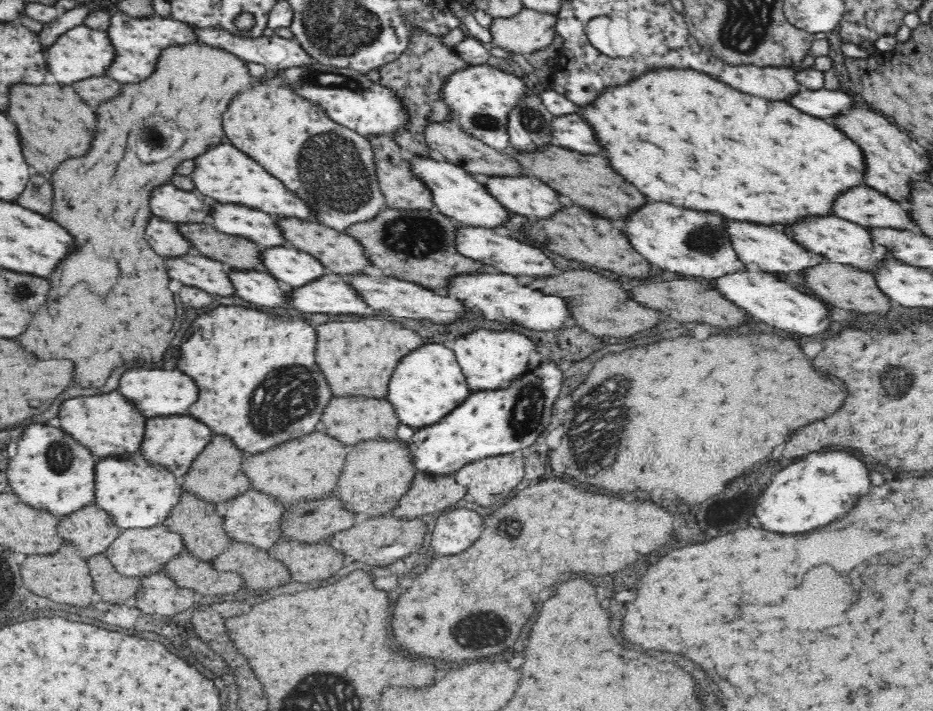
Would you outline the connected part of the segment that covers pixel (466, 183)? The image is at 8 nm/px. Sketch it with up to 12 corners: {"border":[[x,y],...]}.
{"border":[[410,156],[434,205],[464,228],[512,220],[465,168]]}

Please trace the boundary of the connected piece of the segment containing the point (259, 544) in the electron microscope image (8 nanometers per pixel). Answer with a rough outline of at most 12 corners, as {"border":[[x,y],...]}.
{"border":[[248,490],[230,500],[222,528],[256,548],[278,540],[284,510]]}

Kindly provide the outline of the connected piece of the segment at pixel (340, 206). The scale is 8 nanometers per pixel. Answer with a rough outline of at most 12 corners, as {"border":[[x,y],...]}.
{"border":[[286,77],[234,94],[236,148],[345,231],[387,207],[374,147]]}

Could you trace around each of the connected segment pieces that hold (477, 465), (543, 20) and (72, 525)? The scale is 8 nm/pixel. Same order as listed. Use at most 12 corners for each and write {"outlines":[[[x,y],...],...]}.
{"outlines":[[[520,454],[484,458],[454,474],[476,504],[508,496],[524,476]],[[524,8],[490,24],[491,45],[529,56],[557,33],[556,14]],[[98,506],[61,517],[60,538],[88,558],[118,536]]]}

